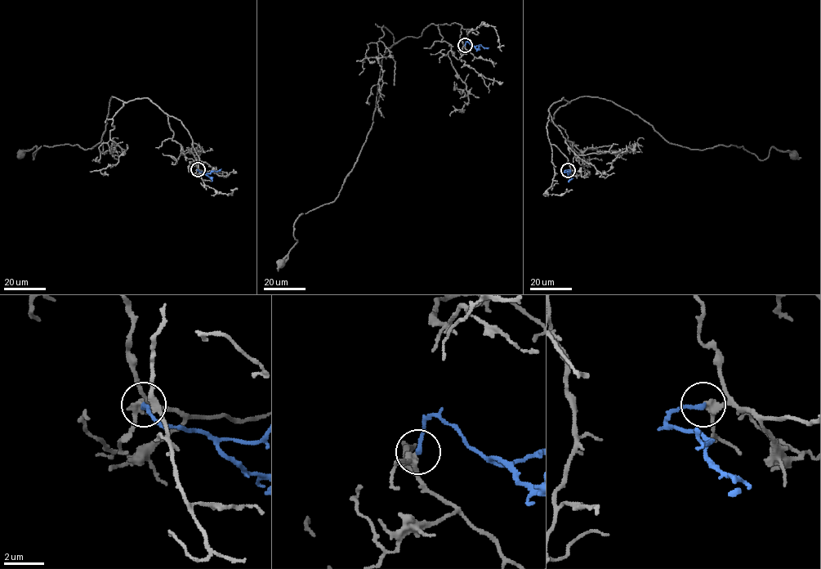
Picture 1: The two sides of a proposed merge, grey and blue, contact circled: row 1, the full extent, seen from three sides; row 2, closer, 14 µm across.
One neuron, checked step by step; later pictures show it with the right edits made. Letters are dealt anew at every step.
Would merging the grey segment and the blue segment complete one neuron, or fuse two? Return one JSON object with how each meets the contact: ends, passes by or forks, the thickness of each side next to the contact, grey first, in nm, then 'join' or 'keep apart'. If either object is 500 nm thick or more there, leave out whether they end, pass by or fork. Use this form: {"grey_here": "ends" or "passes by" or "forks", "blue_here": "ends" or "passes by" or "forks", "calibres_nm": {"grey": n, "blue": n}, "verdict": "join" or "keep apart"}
{"grey_here": "passes by", "blue_here": "ends", "calibres_nm": {"grey": 300, "blue": 240}, "verdict": "keep apart"}

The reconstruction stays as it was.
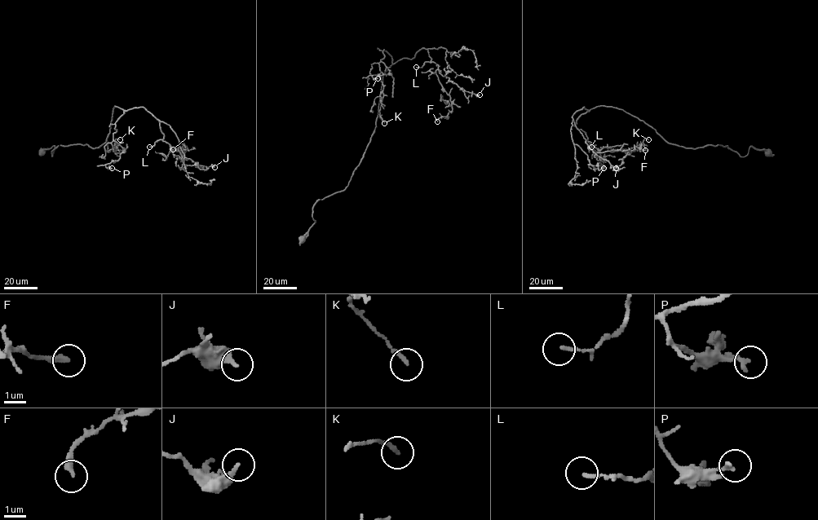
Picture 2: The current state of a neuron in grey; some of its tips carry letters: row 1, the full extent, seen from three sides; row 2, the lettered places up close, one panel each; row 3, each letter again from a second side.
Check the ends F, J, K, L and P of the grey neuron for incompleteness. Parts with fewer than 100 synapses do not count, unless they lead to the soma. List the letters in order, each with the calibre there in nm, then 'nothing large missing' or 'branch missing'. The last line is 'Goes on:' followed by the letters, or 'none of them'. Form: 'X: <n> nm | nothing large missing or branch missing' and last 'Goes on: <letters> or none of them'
F: 280 nm | nothing large missing
J: 200 nm | nothing large missing
K: 200 nm | nothing large missing
L: 160 nm | nothing large missing
P: 190 nm | nothing large missing
Goes on: none of them

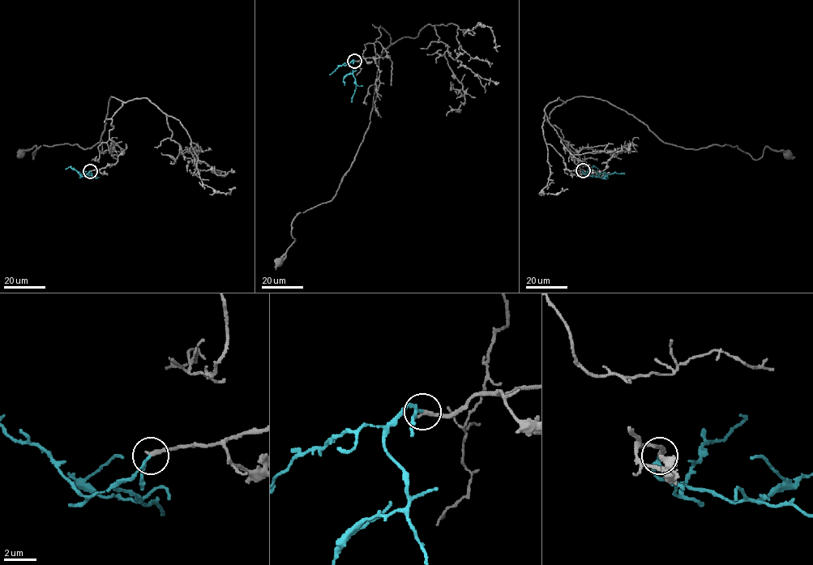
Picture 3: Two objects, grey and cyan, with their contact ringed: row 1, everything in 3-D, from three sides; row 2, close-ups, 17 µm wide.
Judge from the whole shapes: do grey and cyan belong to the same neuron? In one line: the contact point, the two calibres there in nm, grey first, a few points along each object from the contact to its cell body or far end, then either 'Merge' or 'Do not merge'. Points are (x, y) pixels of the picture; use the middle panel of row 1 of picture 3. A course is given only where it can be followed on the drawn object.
Place: (354, 61). Thickness 280 nm (grey) against 150 nm. Course of grey: (354, 61), (387, 56), (380, 26), (390, 36), (355, 158), (330, 201), (295, 217), (294, 242), (278, 261). Course of cyan: (354, 61), (349, 65), (356, 85), (352, 102). Merge

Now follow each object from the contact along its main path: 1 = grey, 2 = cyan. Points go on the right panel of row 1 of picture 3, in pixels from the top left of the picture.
1: (583, 171), (548, 121), (582, 96), (625, 110), (666, 143), (786, 155)
2: (583, 171), (583, 173), (602, 178), (615, 173), (624, 173)

